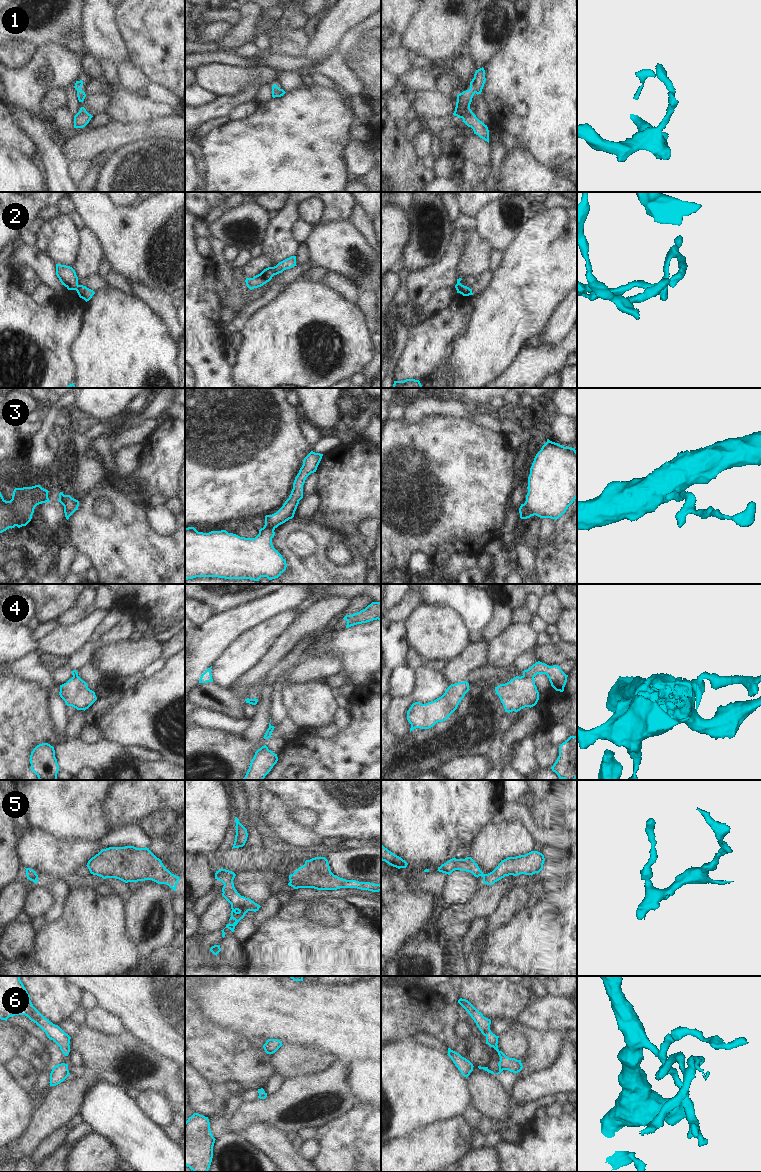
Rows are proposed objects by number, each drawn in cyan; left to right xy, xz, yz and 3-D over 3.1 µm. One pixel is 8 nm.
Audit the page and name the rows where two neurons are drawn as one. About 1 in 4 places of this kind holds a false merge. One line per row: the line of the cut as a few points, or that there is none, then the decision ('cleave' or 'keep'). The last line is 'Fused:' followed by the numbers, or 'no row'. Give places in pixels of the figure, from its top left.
1: no cut | keep
2: xz (272, 267), (274, 274) | cleave
3: no cut | keep
4: yz (523, 675), (533, 678) | cleave
5: no cut | keep
6: no cut | keep
Fused: 2, 4

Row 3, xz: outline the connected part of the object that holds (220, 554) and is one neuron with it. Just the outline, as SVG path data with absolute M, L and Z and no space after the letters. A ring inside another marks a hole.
M311 451L303 460L303 465L295 477L293 489L283 506L274 514L265 516L265 525L255 538L240 537L226 530L198 532L194 527L185 528L185 580L196 577L218 577L225 579L251 579L261 577L269 580L278 578L287 567L286 560L273 547L274 530L294 517L299 501L303 498L306 478L316 472L323 454Z

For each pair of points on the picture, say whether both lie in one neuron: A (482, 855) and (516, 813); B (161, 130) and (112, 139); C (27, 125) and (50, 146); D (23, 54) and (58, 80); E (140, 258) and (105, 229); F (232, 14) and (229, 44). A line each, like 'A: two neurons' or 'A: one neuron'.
A: two neurons
B: one neuron
C: one neuron
D: two neurons
E: one neuron
F: two neurons

